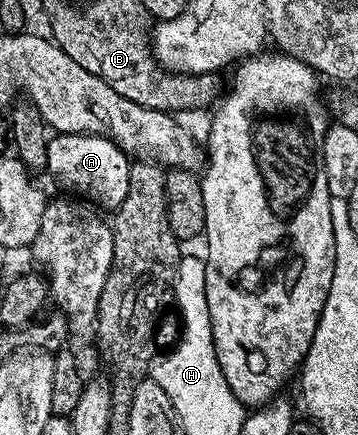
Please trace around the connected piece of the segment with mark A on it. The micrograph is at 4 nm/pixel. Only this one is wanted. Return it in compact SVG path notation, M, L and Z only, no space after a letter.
M58 133L51 136L48 143L48 173L66 188L63 190L67 194L77 195L102 211L116 210L124 203L131 164L131 158L109 137L93 133Z

